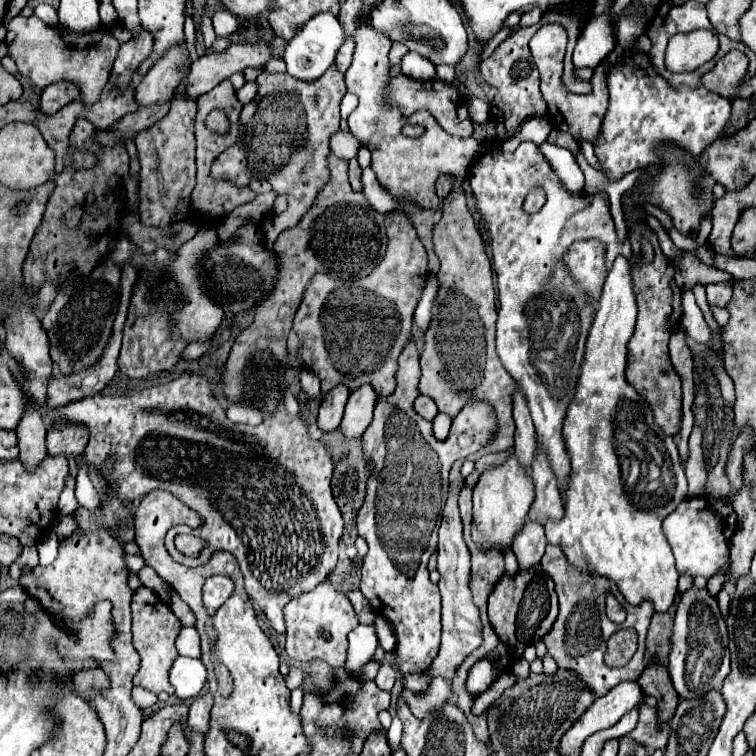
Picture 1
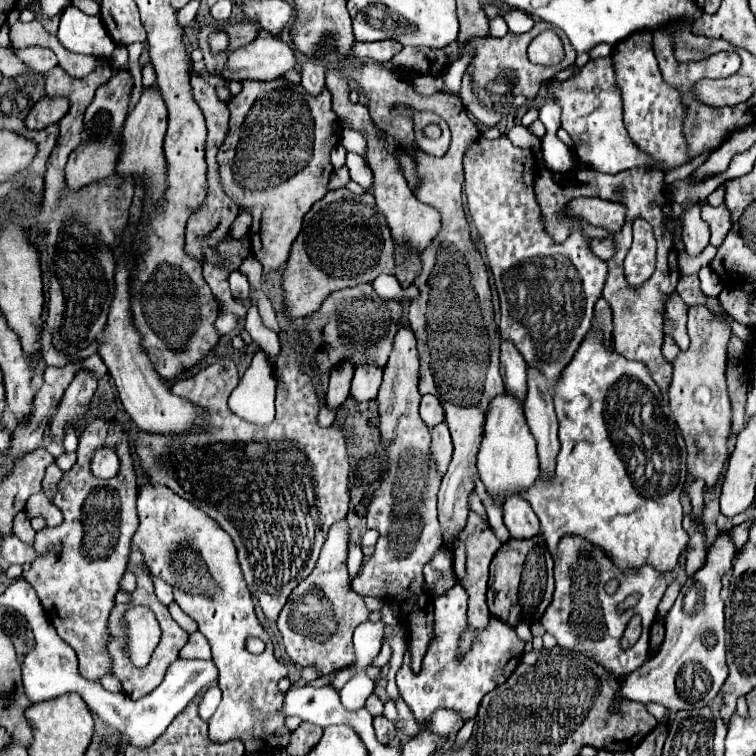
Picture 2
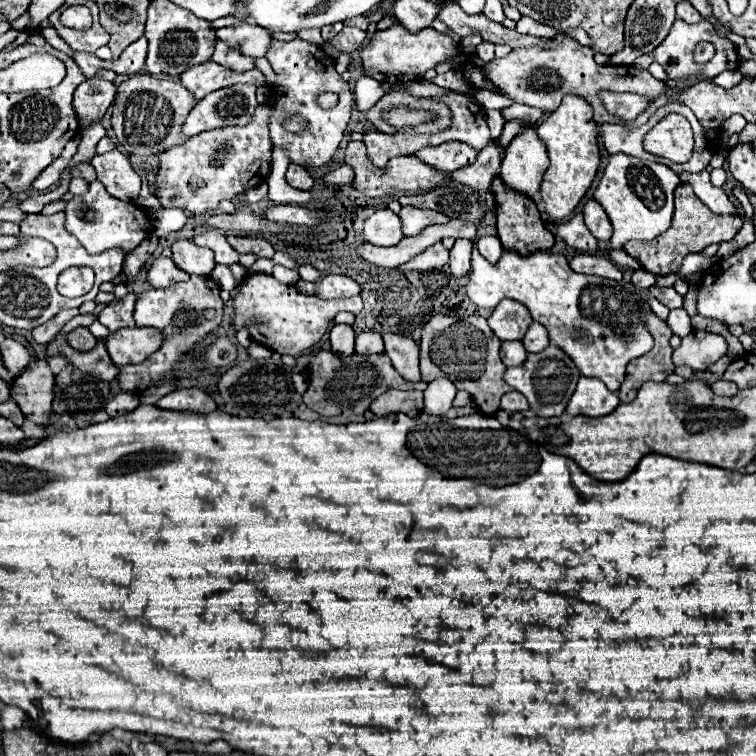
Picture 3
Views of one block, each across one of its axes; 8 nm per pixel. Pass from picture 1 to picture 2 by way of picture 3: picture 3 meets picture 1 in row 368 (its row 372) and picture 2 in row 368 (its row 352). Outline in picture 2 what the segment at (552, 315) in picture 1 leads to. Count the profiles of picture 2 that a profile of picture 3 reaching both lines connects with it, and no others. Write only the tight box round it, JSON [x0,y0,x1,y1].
[464,136,608,390]

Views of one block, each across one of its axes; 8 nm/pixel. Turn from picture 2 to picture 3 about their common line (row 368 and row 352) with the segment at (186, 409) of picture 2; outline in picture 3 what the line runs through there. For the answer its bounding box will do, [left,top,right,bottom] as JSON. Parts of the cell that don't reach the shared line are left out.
[106,327,162,364]

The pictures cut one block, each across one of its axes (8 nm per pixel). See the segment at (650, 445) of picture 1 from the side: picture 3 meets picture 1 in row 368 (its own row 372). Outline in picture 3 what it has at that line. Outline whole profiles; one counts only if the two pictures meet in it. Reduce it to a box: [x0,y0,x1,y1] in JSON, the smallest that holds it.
[466,250,654,390]

